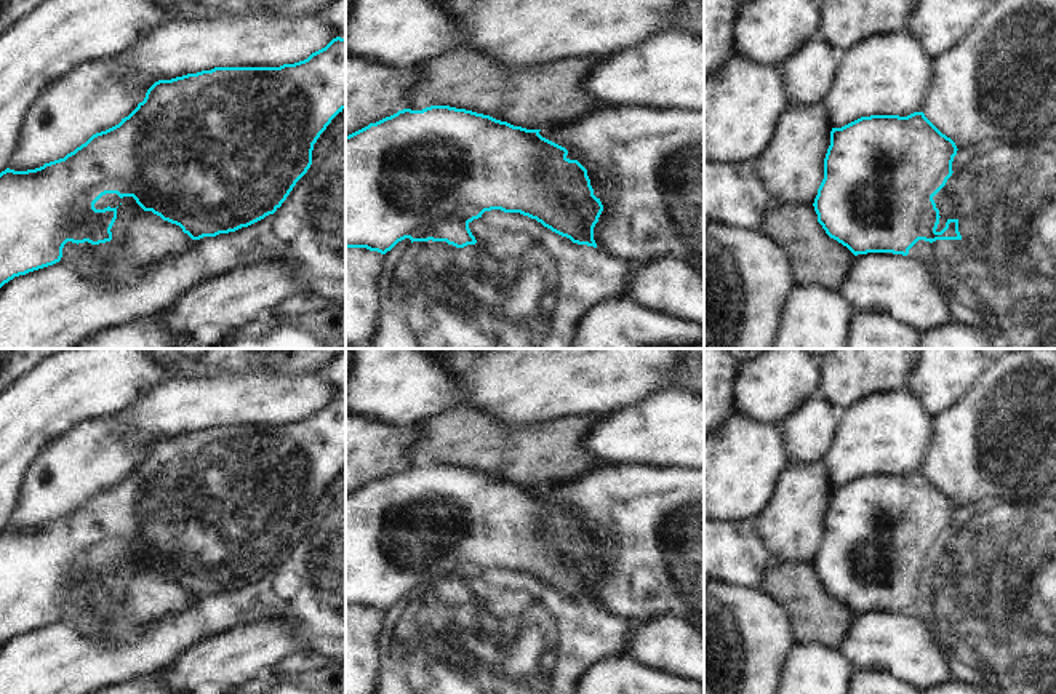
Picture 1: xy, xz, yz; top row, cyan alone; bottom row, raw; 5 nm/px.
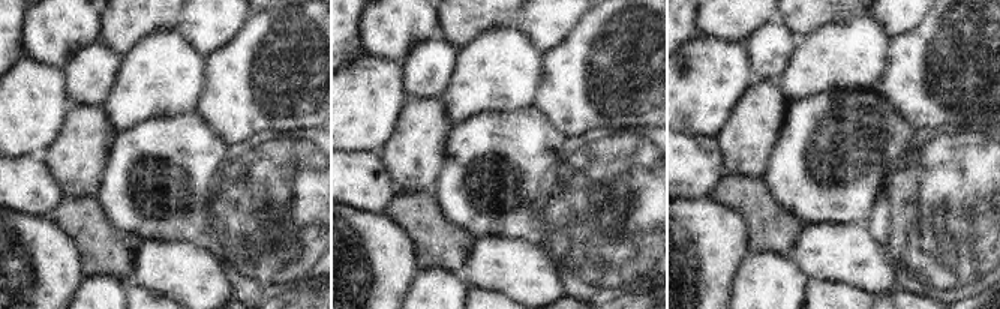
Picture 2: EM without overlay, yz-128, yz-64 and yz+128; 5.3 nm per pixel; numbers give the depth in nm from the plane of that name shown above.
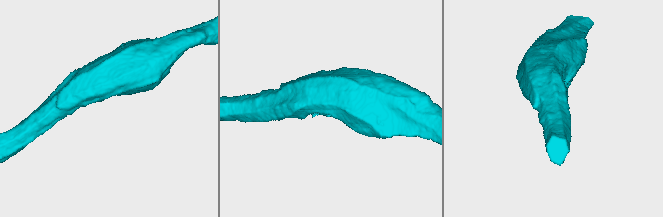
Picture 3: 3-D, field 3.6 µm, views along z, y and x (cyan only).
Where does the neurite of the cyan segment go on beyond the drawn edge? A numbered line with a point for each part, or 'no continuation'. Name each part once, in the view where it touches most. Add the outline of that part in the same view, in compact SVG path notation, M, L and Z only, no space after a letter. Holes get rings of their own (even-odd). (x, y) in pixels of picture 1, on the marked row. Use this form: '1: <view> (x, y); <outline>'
no continuation

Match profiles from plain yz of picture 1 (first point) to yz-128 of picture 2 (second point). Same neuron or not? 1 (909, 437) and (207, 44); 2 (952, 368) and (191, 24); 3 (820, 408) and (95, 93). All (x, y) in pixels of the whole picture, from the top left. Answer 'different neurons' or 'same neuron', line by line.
1: different neurons
2: same neuron
3: same neuron

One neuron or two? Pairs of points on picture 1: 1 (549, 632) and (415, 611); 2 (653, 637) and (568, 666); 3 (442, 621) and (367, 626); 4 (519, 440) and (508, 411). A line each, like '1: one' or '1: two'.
1: one
2: two
3: two
4: two

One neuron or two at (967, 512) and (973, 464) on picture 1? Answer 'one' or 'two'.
two

